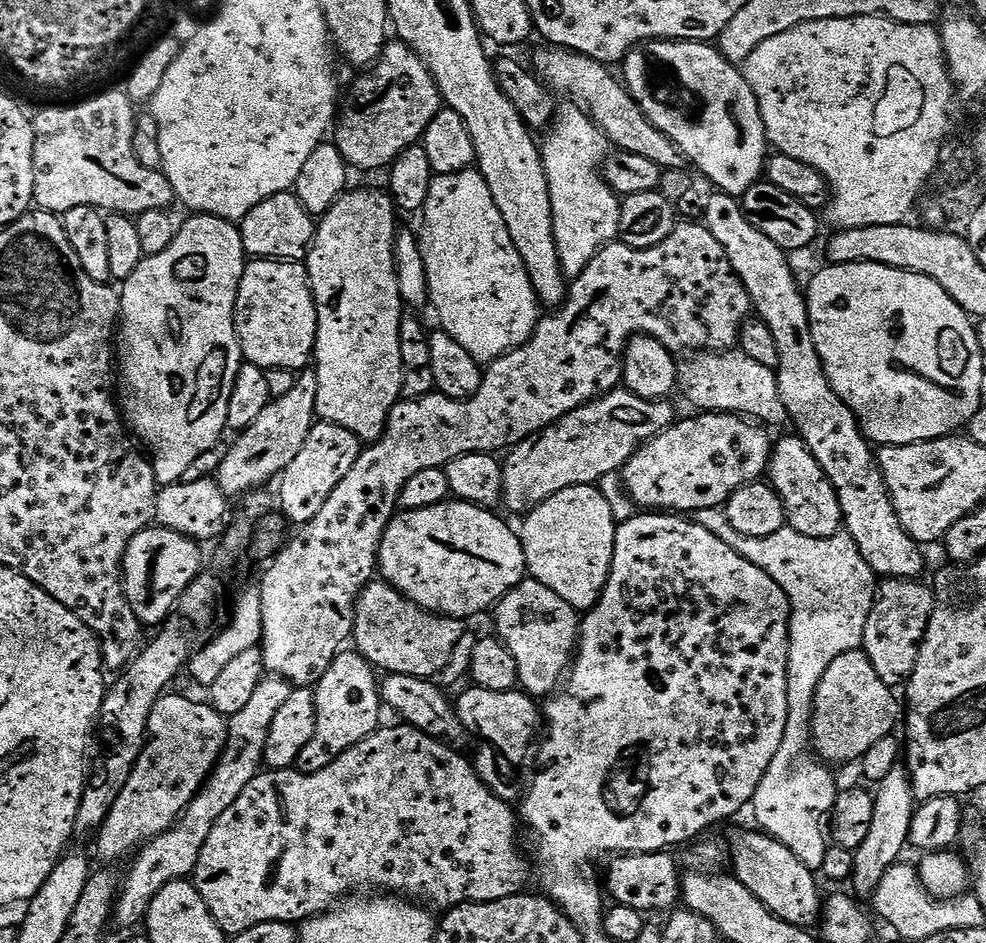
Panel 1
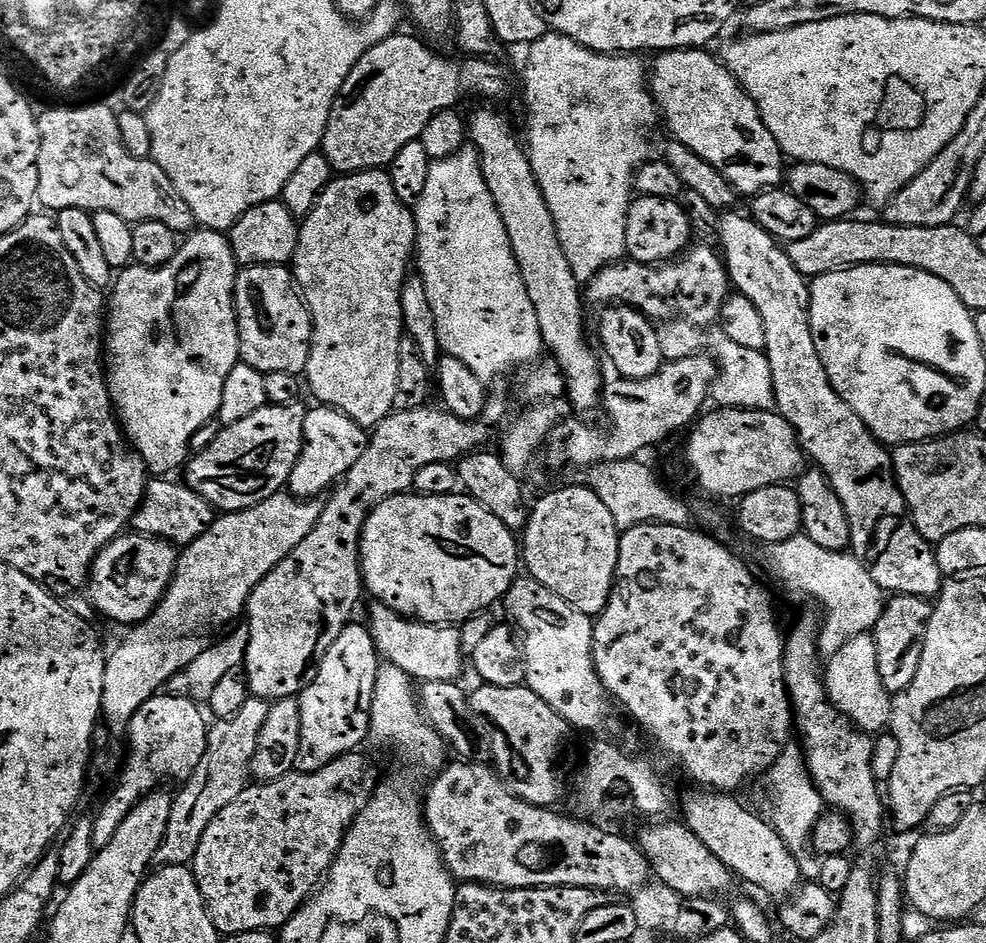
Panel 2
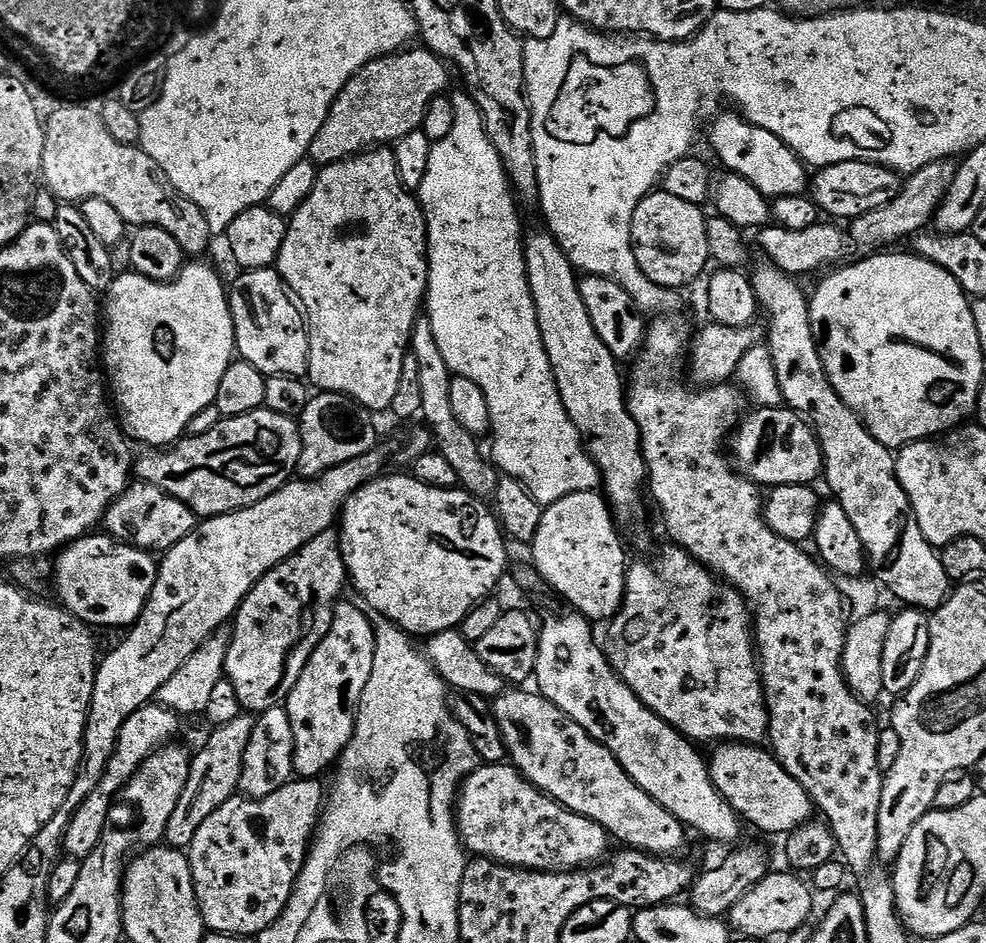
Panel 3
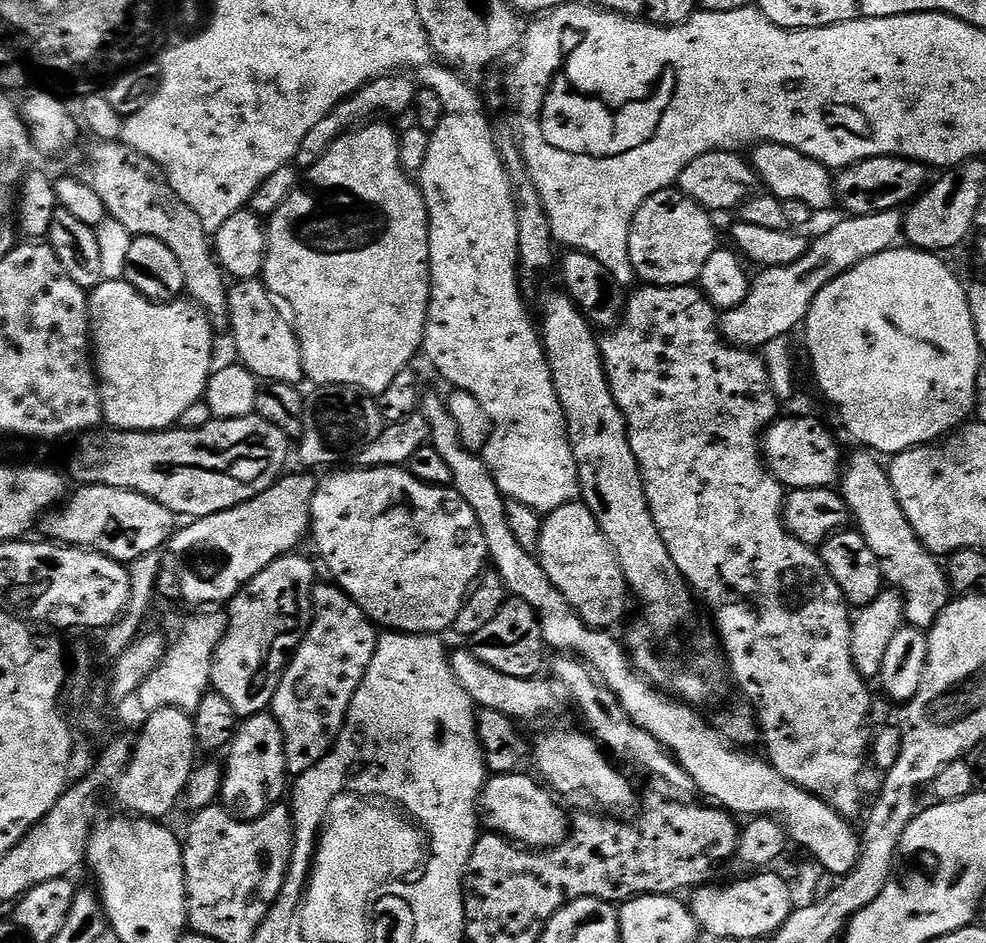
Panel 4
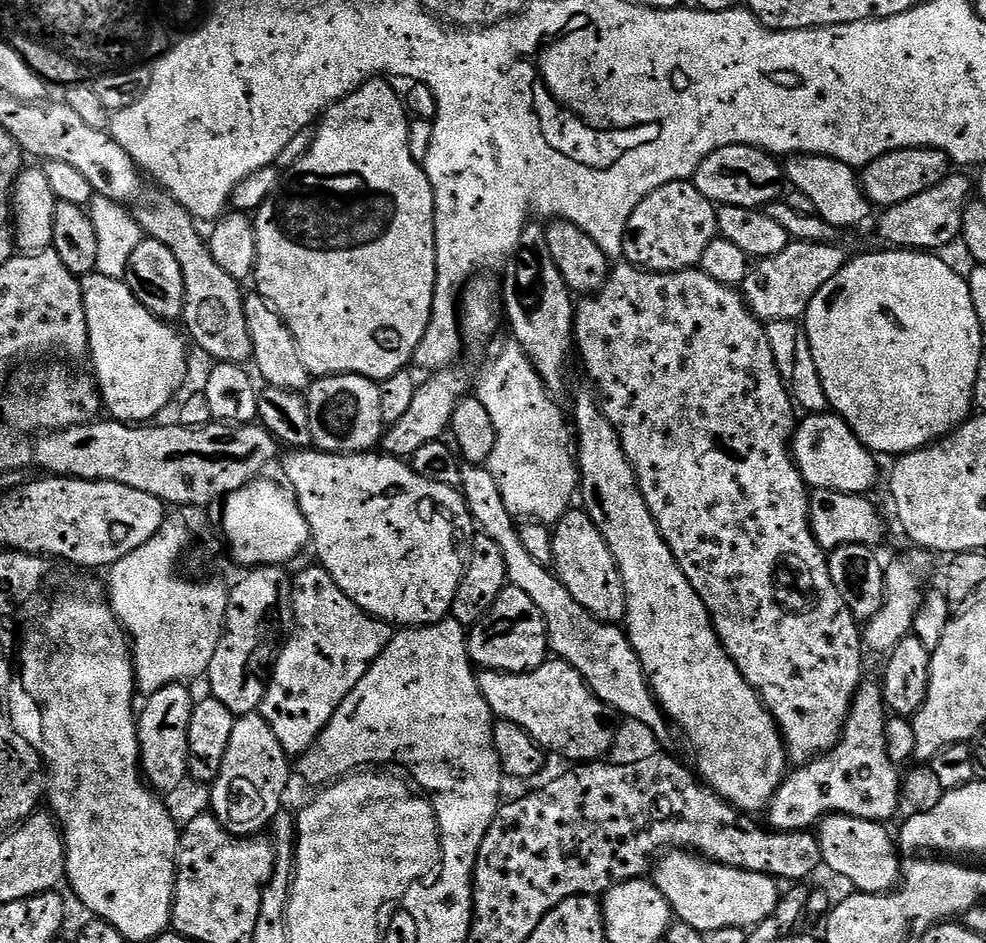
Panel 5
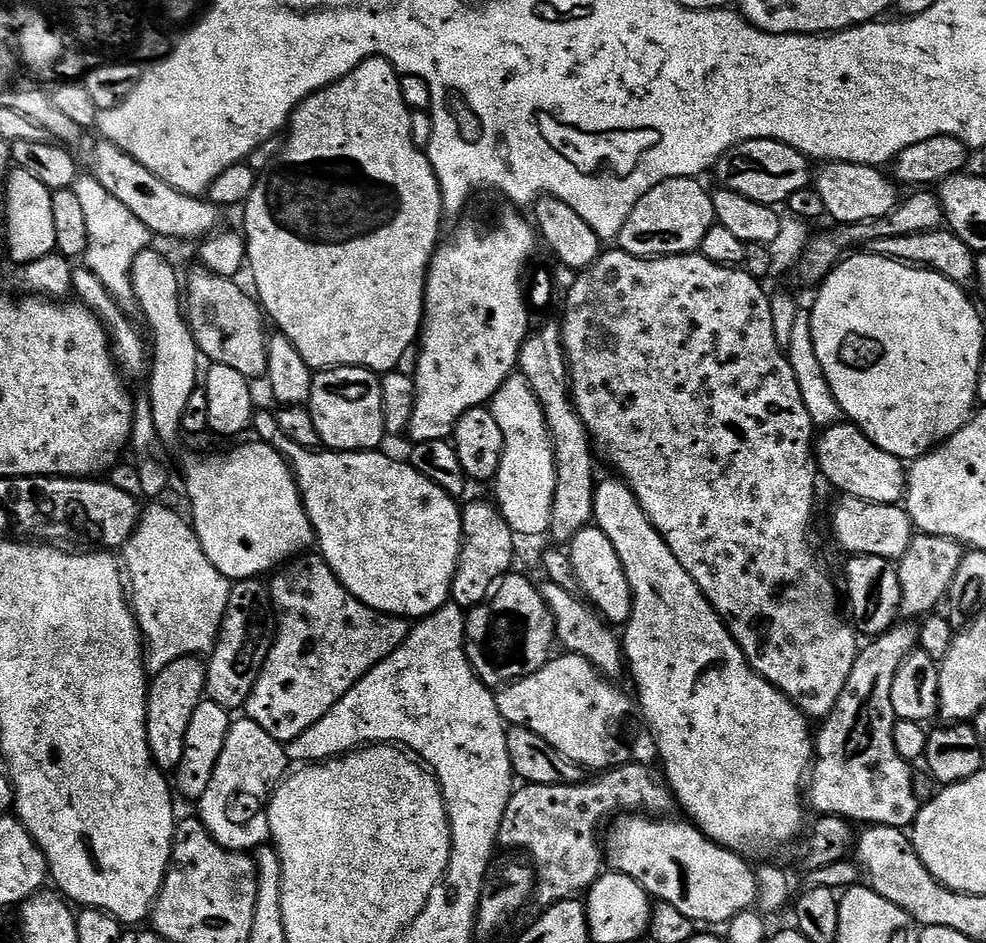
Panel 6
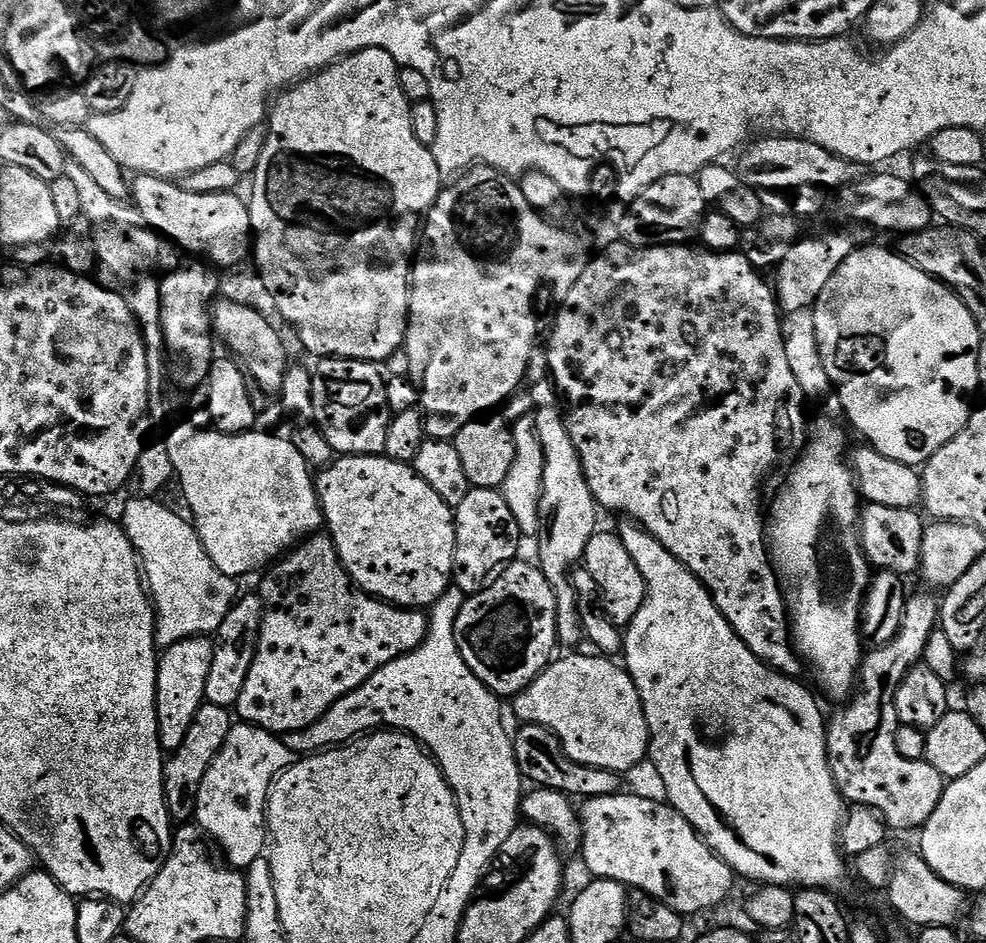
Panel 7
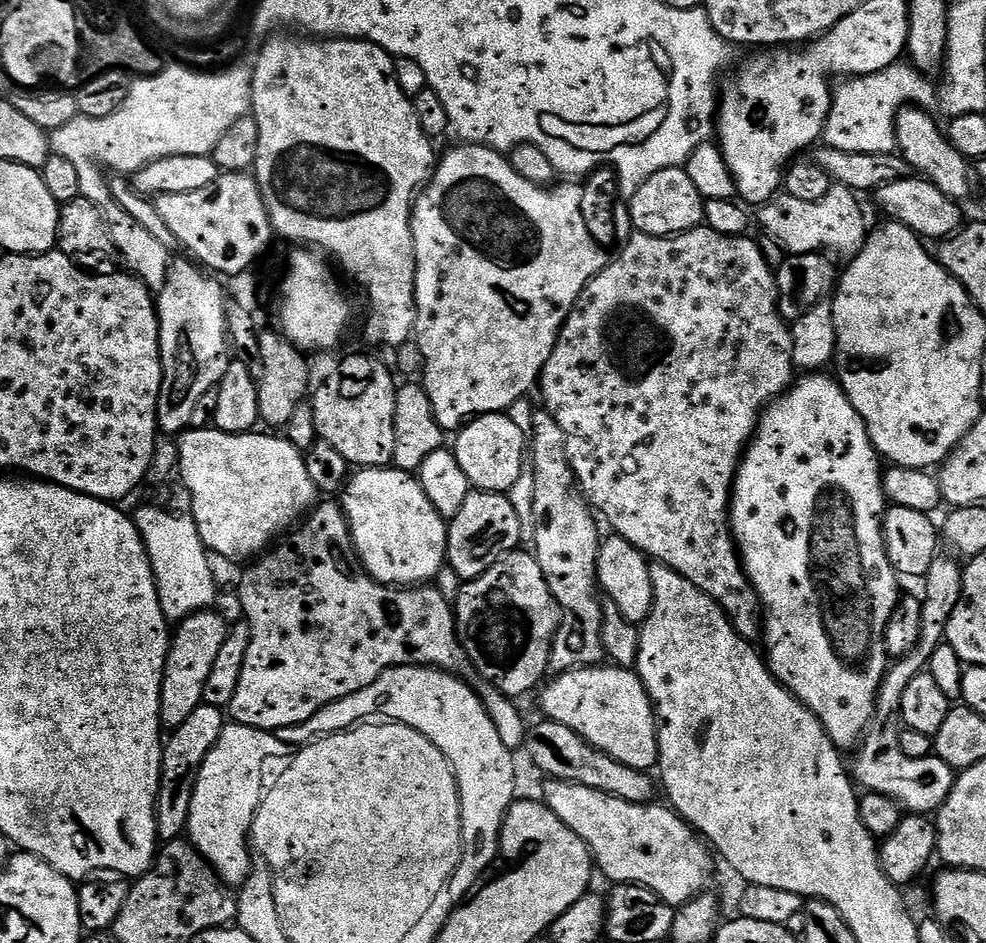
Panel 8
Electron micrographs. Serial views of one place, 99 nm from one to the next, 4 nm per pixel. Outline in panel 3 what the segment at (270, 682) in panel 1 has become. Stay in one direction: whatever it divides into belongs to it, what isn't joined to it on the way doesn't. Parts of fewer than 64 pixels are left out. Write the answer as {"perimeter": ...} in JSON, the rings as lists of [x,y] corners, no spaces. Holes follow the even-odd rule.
{"perimeter":[[[241,714],[234,722],[213,727],[204,749],[192,757],[190,778],[186,778],[186,790],[182,790],[182,798],[178,798],[178,807],[166,822],[164,840],[167,847],[186,850],[194,842],[194,834],[198,834],[198,826],[218,810],[233,796],[237,795],[242,774],[242,762],[246,758],[246,746],[250,746],[250,734],[256,725],[251,715]]]}

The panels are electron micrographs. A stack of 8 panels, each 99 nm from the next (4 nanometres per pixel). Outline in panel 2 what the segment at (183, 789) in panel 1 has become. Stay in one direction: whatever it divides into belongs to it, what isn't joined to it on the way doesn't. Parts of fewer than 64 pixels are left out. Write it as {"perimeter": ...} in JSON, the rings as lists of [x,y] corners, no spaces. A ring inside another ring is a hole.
{"perimeter":[[[157,694],[140,707],[126,729],[128,736],[128,757],[115,777],[116,785],[104,800],[100,813],[92,820],[92,846],[99,850],[114,838],[114,830],[122,824],[122,818],[134,810],[134,806],[149,792],[157,791],[163,780],[189,780],[202,762],[208,745],[209,721],[204,721],[205,713],[197,701],[183,694]]]}

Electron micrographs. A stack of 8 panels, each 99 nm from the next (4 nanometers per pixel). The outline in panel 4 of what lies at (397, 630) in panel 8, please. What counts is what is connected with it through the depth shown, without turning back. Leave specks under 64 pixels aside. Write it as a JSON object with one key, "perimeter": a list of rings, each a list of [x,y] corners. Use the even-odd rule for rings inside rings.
{"perimeter":[[[324,582],[317,583],[316,587],[312,589],[312,625],[309,626],[304,640],[298,646],[298,650],[293,654],[291,660],[288,661],[288,668],[284,671],[283,678],[278,682],[278,690],[274,694],[270,709],[270,715],[276,719],[280,727],[280,733],[284,735],[284,757],[288,763],[289,777],[292,778],[301,776],[301,774],[305,772],[309,766],[315,764],[316,761],[331,748],[333,742],[336,741],[336,735],[338,735],[340,729],[343,728],[344,720],[348,717],[350,702],[354,698],[354,694],[358,690],[358,686],[362,682],[362,678],[366,674],[366,670],[370,666],[370,662],[376,653],[376,641],[378,639],[377,625],[372,623],[372,619],[368,617],[339,586],[332,582],[327,583],[328,584],[324,584]]]}

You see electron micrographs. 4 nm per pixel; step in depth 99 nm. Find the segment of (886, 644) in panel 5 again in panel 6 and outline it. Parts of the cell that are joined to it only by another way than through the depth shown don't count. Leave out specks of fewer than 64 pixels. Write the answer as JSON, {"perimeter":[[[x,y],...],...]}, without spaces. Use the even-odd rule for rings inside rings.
{"perimeter":[[[913,535],[910,542],[910,550],[898,562],[900,581],[902,582],[902,602],[900,603],[900,616],[904,618],[916,618],[912,616],[927,617],[937,611],[936,603],[943,601],[952,590],[952,583],[958,574],[958,566],[964,561],[965,545],[957,540],[951,540],[945,536]]]}

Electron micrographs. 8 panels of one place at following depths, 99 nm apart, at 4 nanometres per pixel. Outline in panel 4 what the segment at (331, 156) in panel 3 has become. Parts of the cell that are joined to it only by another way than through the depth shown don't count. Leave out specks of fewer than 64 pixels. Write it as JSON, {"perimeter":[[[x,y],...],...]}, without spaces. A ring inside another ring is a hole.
{"perimeter":[[[389,74],[381,76],[376,80],[364,85],[354,95],[345,99],[342,103],[335,107],[335,110],[322,118],[303,138],[302,146],[295,158],[295,165],[302,170],[306,170],[310,166],[318,162],[318,159],[326,152],[326,150],[337,140],[339,136],[350,129],[357,127],[359,124],[369,121],[376,112],[382,110],[392,114],[400,114],[413,107],[415,103],[416,94],[418,91],[417,85],[414,86],[413,82],[404,78],[402,74]]]}

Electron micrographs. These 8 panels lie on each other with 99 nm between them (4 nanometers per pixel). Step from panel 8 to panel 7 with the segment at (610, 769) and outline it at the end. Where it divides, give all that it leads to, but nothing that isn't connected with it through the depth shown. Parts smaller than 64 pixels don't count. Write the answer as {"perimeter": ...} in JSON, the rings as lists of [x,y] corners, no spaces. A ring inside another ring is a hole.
{"perimeter":[[[526,724],[517,729],[517,732],[514,732],[512,745],[521,777],[525,781],[533,780],[533,785],[565,792],[570,798],[577,798],[576,796],[602,798],[603,796],[615,796],[621,791],[621,777],[617,773],[582,766],[582,762],[574,762],[574,758],[566,754],[562,742],[550,730],[537,724]]]}

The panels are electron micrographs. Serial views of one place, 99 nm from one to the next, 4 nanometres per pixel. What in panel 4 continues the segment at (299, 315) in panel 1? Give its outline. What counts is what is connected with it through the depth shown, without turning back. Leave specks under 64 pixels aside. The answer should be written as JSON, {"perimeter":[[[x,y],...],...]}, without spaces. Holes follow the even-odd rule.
{"perimeter":[[[263,279],[237,280],[228,290],[228,324],[232,328],[232,340],[236,343],[236,352],[239,363],[249,368],[261,381],[286,382],[297,386],[305,383],[304,367],[302,366],[302,350],[300,339],[296,336],[293,321],[282,311]]]}

